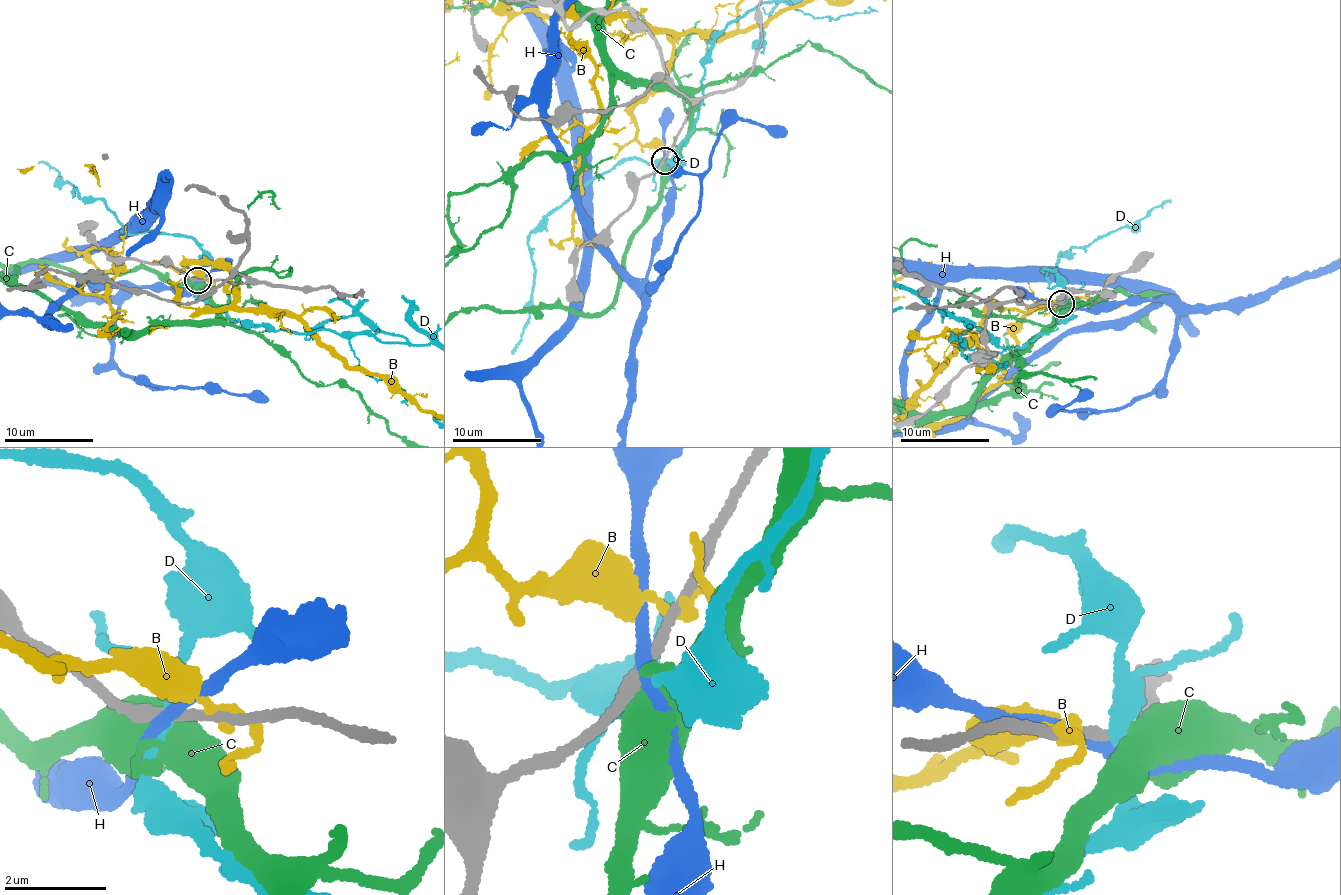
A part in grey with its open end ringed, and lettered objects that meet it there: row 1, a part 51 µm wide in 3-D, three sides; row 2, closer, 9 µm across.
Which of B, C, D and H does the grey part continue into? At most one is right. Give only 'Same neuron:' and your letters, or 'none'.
Same neuron: D

